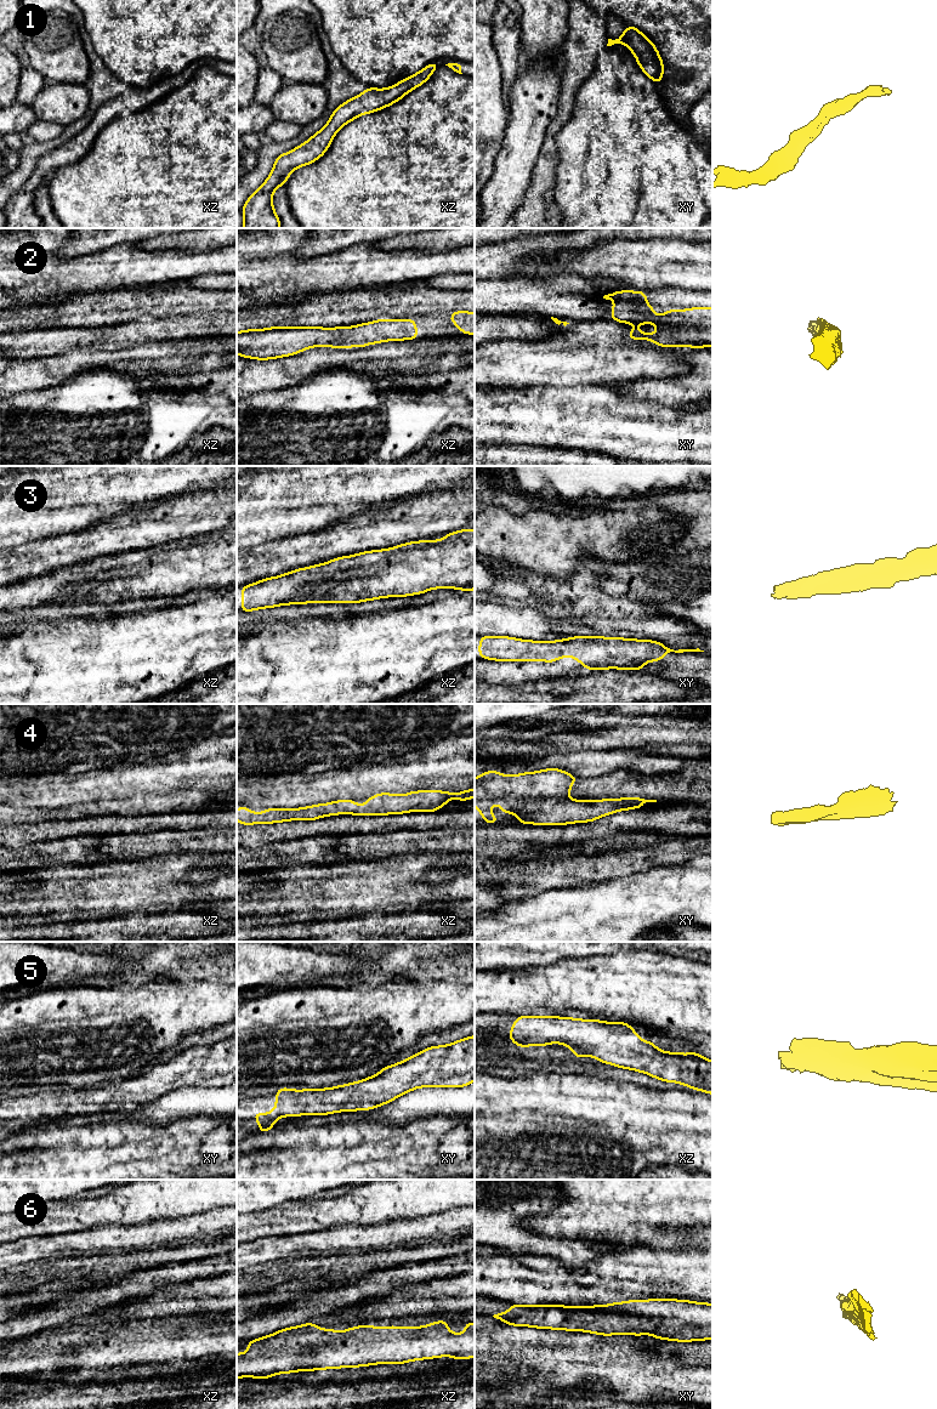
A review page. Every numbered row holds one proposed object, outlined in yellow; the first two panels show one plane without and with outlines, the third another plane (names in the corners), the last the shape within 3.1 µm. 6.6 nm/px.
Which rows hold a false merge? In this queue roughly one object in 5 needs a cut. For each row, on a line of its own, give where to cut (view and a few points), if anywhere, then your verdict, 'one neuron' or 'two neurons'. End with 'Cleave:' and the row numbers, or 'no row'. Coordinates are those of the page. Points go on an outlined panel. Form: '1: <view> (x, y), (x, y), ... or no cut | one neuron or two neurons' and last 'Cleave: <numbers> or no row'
1: no cut | one neuron
2: no cut | one neuron
3: no cut | one neuron
4: no cut | one neuron
5: no cut | one neuron
6: no cut | one neuron
Cleave: no row

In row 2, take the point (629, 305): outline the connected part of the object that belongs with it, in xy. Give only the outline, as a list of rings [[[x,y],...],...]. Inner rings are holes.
[[[630,289],[604,295],[606,300],[614,300],[611,319],[629,324],[655,324],[659,330],[644,334],[631,329],[631,340],[652,341],[660,347],[712,347],[712,307],[692,307],[688,309],[668,309],[657,316],[647,303],[644,290],[635,292]]]

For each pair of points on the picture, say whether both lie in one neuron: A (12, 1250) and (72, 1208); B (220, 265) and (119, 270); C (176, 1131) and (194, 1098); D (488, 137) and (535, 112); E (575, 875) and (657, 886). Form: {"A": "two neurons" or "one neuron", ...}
{"A": "two neurons", "B": "one neuron", "C": "two neurons", "D": "two neurons", "E": "two neurons"}

